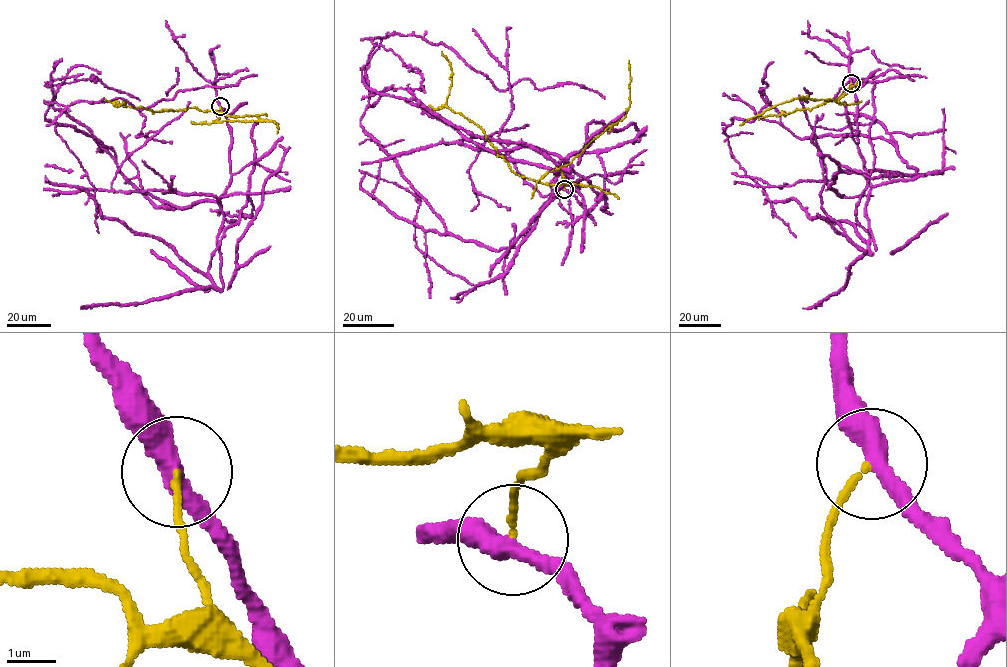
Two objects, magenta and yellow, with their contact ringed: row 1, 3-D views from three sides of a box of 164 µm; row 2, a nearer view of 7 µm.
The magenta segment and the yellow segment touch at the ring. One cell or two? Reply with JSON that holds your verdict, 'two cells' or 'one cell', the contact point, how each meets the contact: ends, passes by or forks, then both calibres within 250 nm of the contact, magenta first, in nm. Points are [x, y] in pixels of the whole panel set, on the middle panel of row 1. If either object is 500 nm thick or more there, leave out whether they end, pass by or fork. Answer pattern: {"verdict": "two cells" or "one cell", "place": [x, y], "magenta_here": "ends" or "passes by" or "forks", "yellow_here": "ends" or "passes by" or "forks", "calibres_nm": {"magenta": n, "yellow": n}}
{"verdict": "two cells", "place": [564, 189], "magenta_here": "passes by", "yellow_here": "ends", "calibres_nm": {"magenta": 400, "yellow": 130}}

